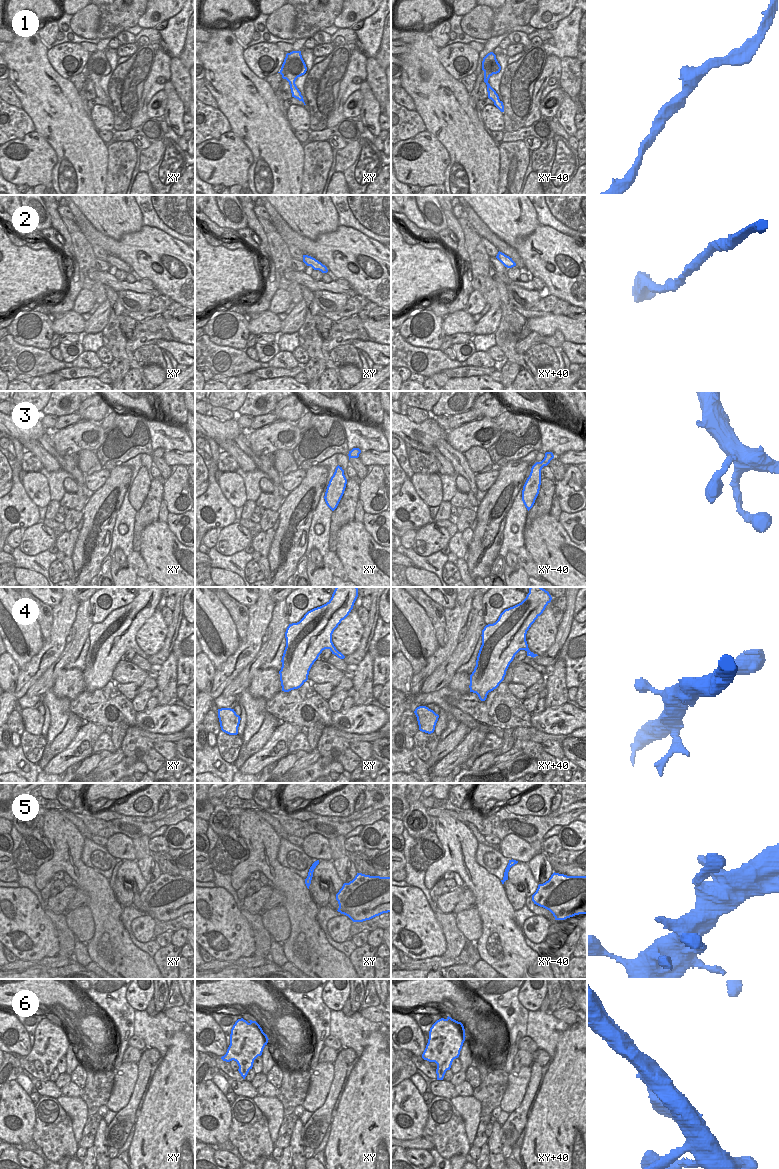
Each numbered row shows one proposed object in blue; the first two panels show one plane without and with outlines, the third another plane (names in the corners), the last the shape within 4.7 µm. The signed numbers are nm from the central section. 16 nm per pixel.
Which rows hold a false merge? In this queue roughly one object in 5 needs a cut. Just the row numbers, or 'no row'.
no row

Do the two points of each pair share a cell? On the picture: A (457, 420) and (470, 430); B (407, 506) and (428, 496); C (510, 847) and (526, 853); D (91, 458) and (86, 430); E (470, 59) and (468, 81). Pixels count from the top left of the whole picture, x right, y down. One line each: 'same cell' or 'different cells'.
A: different cells
B: different cells
C: same cell
D: different cells
E: different cells

